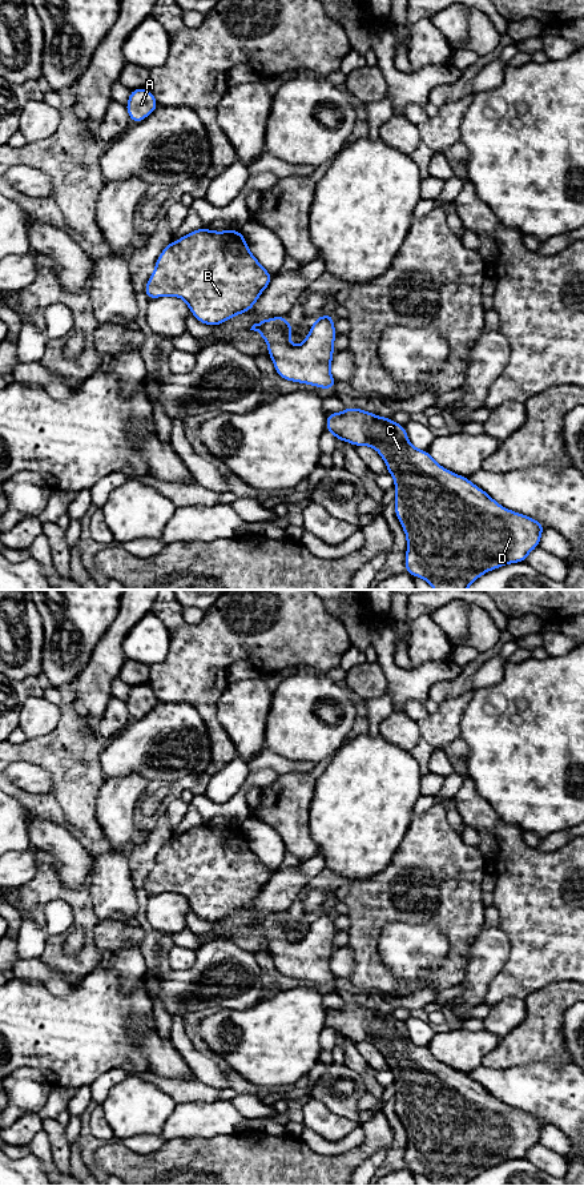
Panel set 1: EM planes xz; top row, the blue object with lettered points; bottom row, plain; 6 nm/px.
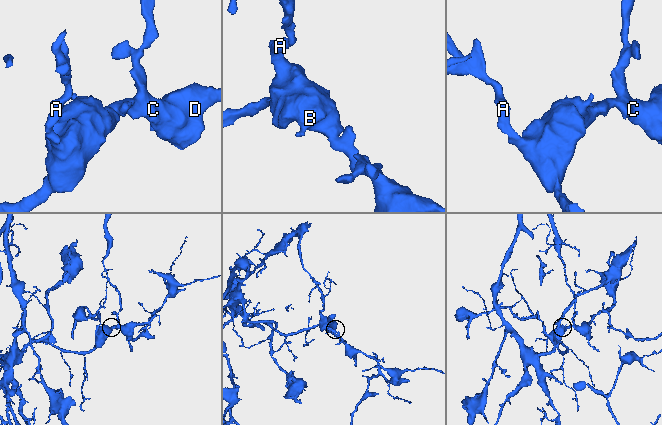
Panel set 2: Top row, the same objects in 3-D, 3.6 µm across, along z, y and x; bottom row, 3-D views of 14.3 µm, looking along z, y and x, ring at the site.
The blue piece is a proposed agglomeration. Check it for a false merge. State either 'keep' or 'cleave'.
keep

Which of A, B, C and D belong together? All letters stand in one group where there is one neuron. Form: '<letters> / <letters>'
A B C D

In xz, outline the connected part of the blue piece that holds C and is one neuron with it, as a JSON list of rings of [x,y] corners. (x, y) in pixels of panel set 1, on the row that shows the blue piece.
[[[346,407],[343,413],[327,414],[326,430],[339,441],[346,441],[355,447],[370,446],[380,454],[387,473],[394,478],[395,515],[407,538],[406,572],[427,580],[434,590],[467,590],[471,583],[491,570],[508,563],[525,562],[527,555],[539,547],[541,532],[545,530],[539,520],[500,506],[468,478],[436,463],[427,450],[415,449],[403,425],[367,410]]]

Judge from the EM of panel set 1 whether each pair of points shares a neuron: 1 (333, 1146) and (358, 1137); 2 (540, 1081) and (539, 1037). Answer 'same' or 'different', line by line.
1: same
2: different

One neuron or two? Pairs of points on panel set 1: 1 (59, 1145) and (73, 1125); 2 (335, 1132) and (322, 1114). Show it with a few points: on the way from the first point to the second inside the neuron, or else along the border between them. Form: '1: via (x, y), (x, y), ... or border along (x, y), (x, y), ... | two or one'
1: border along (63, 1128), (65, 1140), (71, 1145) | two
2: via (331, 1128), (322, 1118) | one

